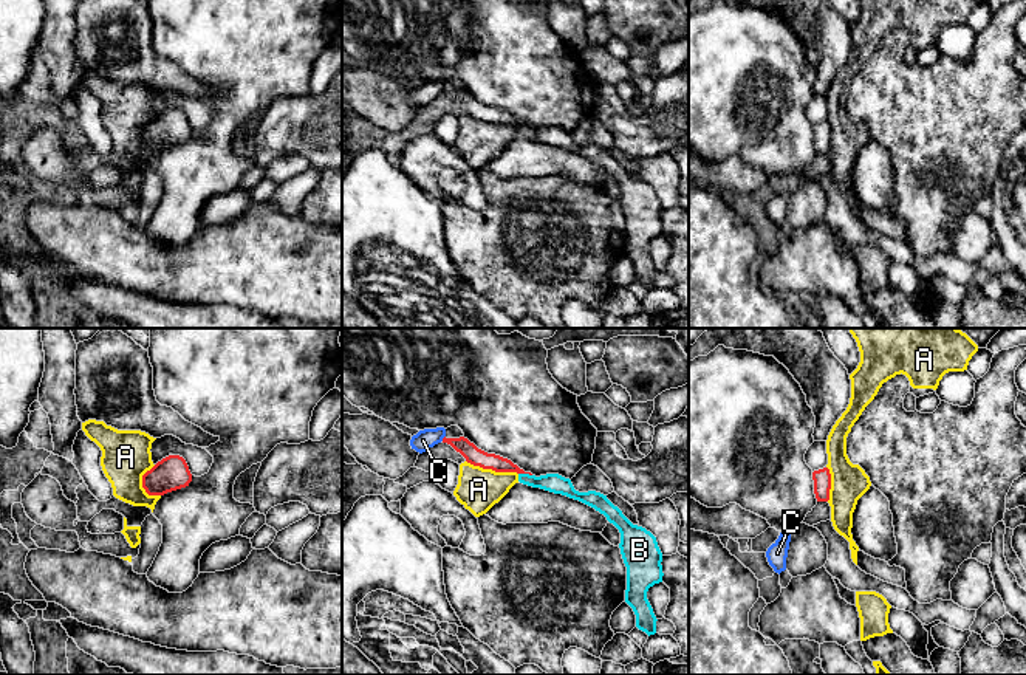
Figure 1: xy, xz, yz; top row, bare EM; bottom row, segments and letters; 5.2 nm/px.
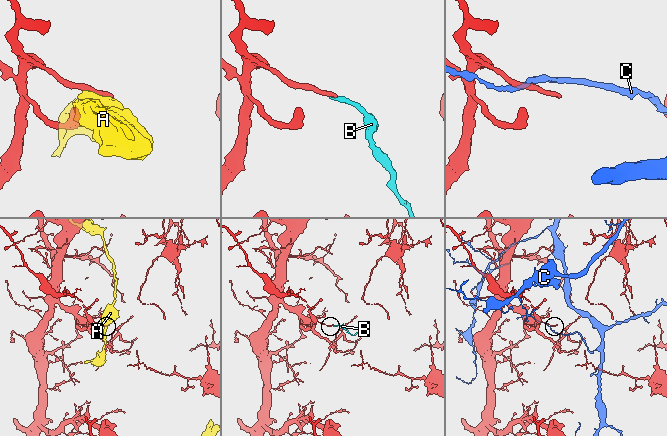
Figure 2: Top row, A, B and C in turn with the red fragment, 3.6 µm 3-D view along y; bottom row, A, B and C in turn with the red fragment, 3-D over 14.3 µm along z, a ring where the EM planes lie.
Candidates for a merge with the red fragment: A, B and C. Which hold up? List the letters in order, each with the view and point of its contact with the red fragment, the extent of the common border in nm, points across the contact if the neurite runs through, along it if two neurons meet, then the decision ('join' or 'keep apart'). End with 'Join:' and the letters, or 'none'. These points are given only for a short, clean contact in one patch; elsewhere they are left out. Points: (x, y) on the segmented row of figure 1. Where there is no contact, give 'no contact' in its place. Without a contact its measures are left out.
A: xz (492, 469) | 280 nm | keep apart
B: xz (525, 472) | 70 nm | across xz (482, 459), (525, 472), (534, 482), (556, 483) | join
C: xz (443, 438) | 40 nm | keep apart
Join: B

